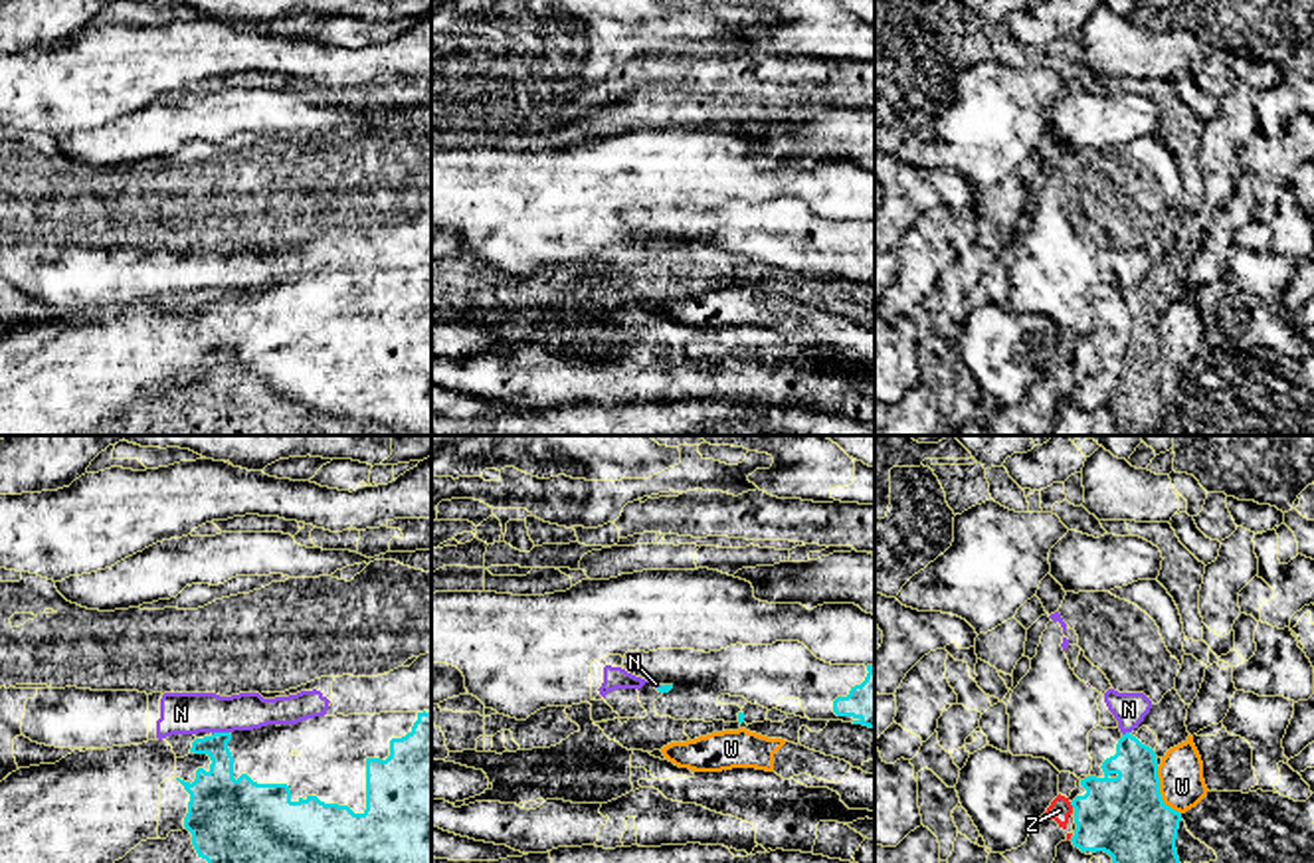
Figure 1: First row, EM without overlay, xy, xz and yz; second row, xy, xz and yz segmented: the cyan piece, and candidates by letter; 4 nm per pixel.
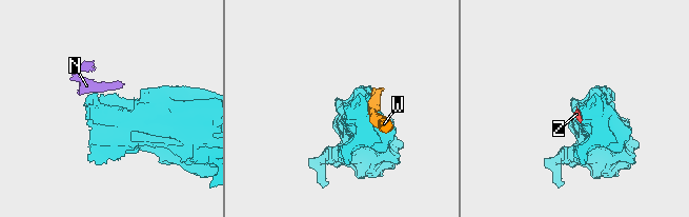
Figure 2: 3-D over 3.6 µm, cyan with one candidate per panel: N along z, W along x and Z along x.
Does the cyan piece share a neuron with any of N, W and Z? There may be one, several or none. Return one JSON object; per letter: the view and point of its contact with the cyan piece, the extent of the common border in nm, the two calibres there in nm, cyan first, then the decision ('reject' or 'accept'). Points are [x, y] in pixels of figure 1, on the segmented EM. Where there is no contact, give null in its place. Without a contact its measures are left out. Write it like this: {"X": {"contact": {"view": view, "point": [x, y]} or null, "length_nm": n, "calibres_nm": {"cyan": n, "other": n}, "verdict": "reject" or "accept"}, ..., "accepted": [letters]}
{"N": {"contact": {"view": "xy", "point": [220, 733]}, "length_nm": 70, "calibres_nm": {"cyan": 200, "other": 180}, "verdict": "reject"}, "W": {"contact": {"view": "yz", "point": [1158, 792]}, "length_nm": 220, "calibres_nm": {"cyan": 320, "other": 190}, "verdict": "reject"}, "Z": {"contact": {"view": "yz", "point": [1071, 804]}, "length_nm": 30, "calibres_nm": {"cyan": 320, "other": 90}, "verdict": "reject"}, "accepted": []}

